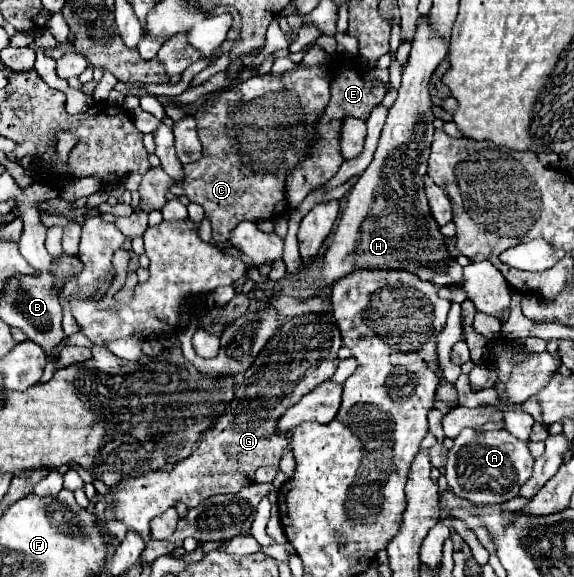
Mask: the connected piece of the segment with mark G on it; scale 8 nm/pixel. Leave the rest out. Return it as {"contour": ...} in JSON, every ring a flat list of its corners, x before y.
{"contour":[[306,313,298,317,286,317,286,323,274,333,274,337,266,343,266,349,256,357,254,365,244,373,242,385,236,389,234,401,226,409,226,413,208,429,204,431,196,451,174,465,172,471,150,471,140,477,126,477,116,489,114,489,114,513,120,523,124,523,130,529,136,529,144,541,150,541,150,529,148,523,158,513,164,513,166,509,174,507,176,503,184,503,186,507,200,505,206,497,220,495,220,493,238,493,242,487,254,483,254,471,262,465,278,465,280,457,290,449,288,433,270,433,274,429,274,421,282,415,282,409,288,409,294,405,294,401,300,401,306,393,310,393,316,385,328,381,338,367,338,349,342,347,340,329,336,321,326,313]]}

